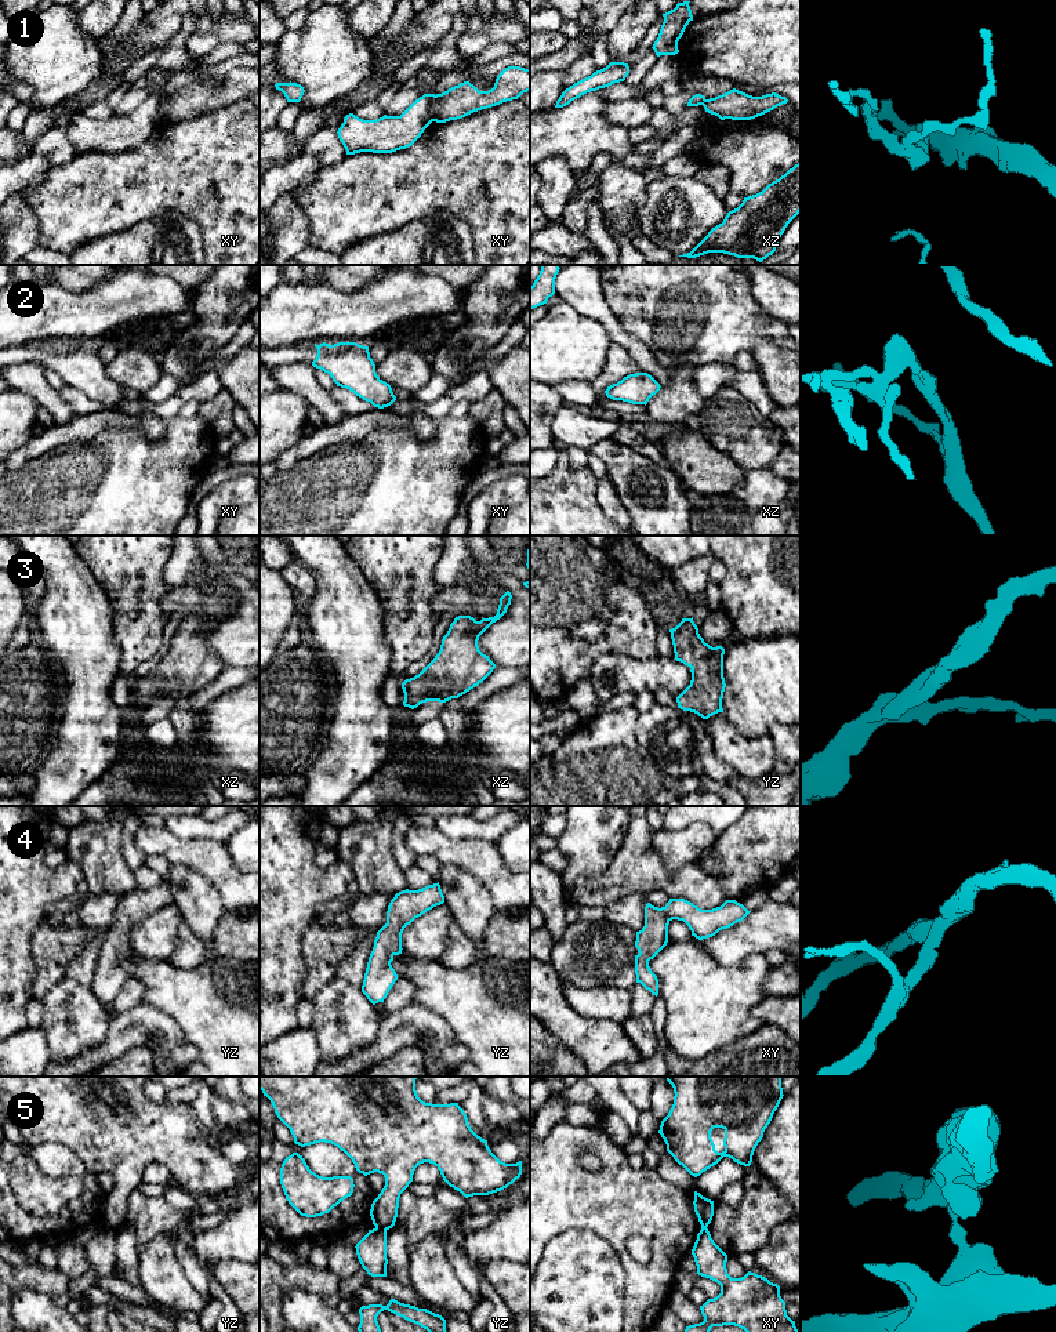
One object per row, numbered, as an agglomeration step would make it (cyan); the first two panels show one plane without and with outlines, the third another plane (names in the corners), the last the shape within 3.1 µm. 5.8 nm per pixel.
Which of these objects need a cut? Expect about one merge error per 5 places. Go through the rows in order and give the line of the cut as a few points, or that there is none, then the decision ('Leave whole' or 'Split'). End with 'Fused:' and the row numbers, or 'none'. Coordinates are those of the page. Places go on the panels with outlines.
1: Split along xy (434, 94), (431, 104), (432, 120). Split
2: No split. Leave whole
3: No split. Leave whole
4: No split. Leave whole
5: Split along yz (376, 1226), (385, 1231). Split
Fused: 1, 5

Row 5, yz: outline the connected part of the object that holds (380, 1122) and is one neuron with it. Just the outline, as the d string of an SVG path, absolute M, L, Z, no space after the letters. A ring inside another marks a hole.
M260 1077L260 1089L271 1100L277 1118L290 1129L295 1144L305 1147L320 1142L331 1143L352 1159L359 1173L384 1175L385 1186L373 1201L370 1216L377 1228L387 1231L395 1226L400 1194L413 1182L420 1164L433 1164L443 1180L465 1198L501 1191L522 1175L522 1161L500 1161L489 1148L487 1140L471 1129L458 1103L422 1101L415 1090L415 1079L417 1077Z

